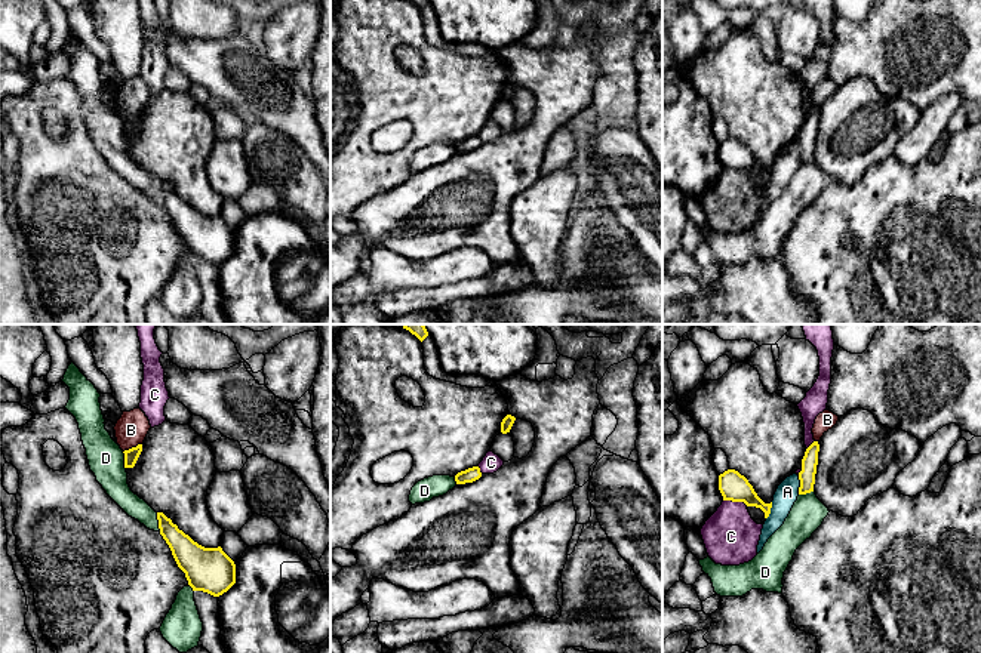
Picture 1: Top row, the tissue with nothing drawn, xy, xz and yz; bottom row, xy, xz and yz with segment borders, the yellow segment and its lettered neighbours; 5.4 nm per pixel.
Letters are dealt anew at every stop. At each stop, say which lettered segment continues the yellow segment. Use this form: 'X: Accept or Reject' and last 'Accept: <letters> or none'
A: Reject
B: Accept
C: Reject
D: Reject
Accept: B

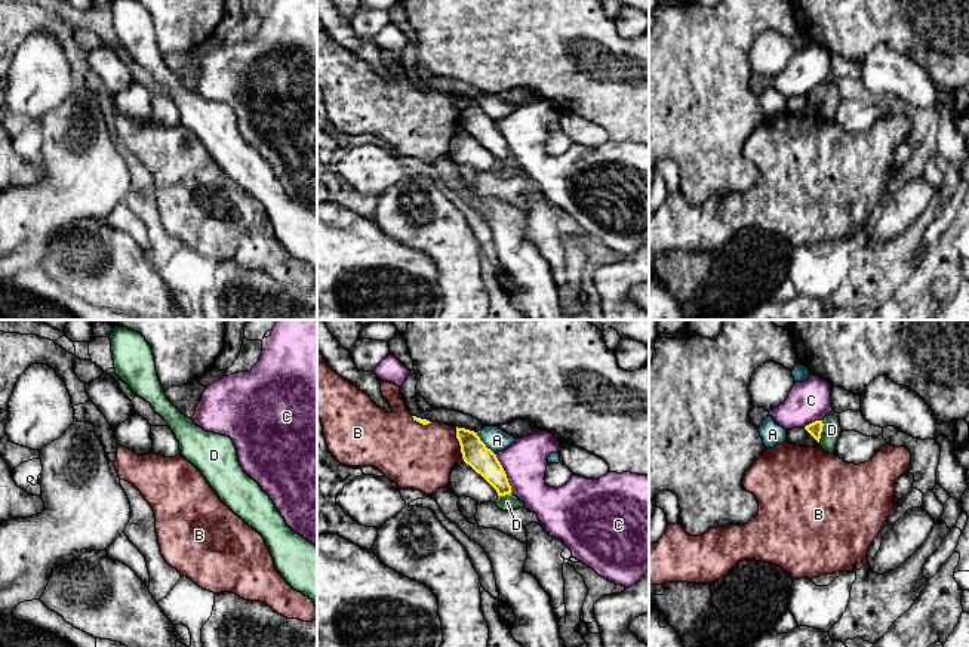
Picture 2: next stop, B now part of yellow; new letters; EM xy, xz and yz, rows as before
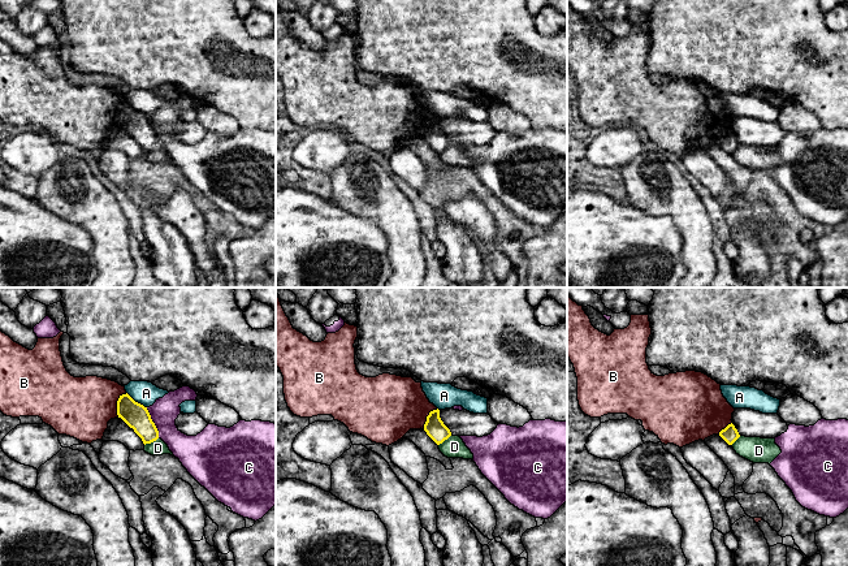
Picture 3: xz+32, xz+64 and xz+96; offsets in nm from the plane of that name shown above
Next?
A: Reject
B: Reject
C: Reject
D: Reject
Accept: none

